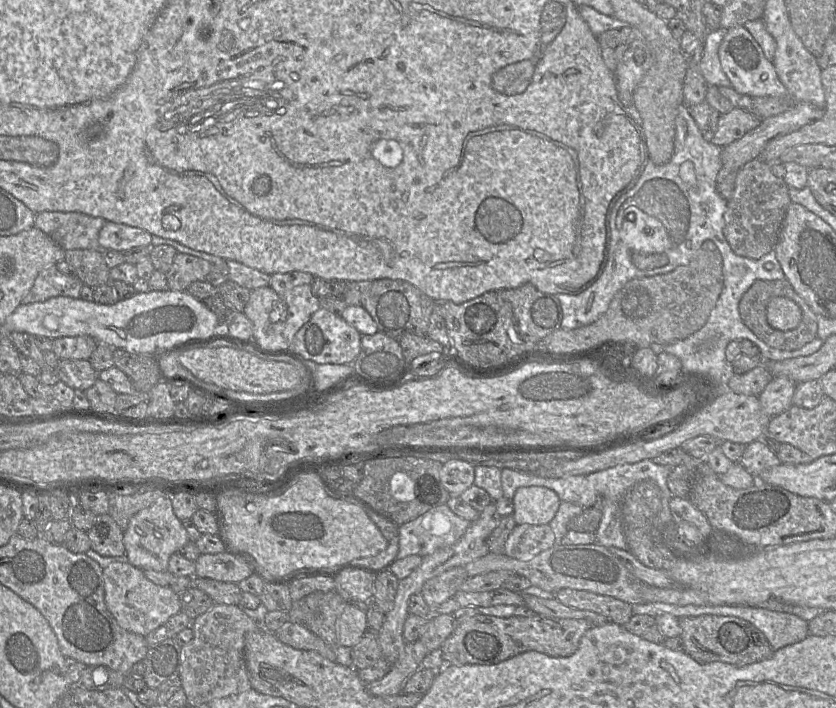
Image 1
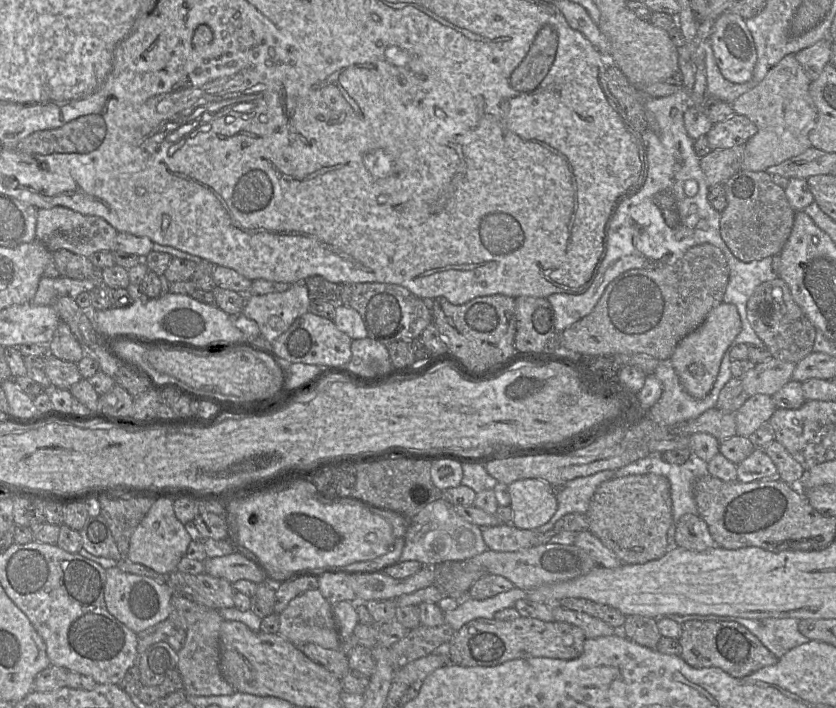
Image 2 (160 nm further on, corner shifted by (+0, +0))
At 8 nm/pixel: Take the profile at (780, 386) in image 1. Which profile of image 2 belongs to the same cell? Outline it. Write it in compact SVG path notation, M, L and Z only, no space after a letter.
M755 394L749 397L735 413L737 435L749 437L769 423L776 409L772 396Z

